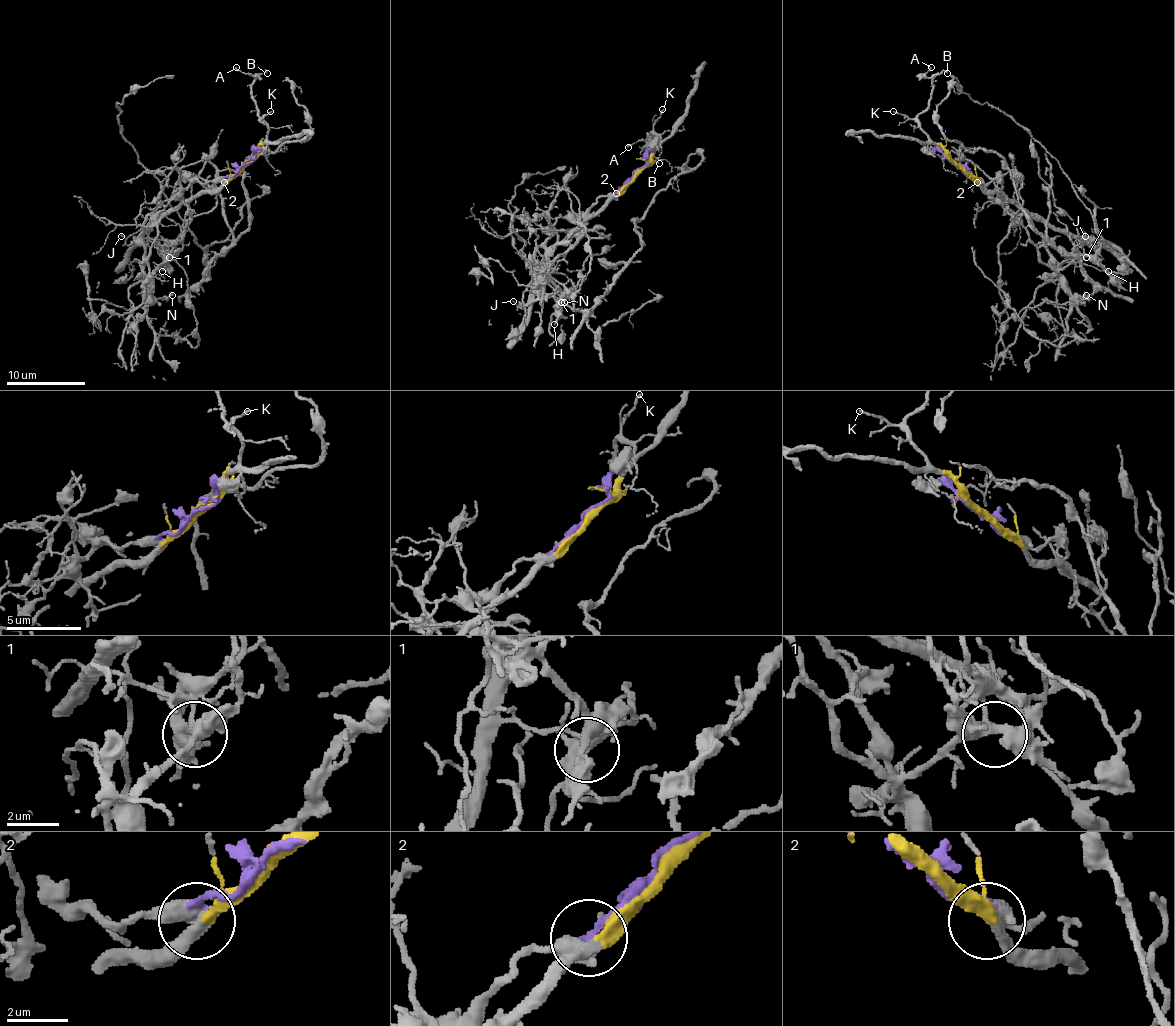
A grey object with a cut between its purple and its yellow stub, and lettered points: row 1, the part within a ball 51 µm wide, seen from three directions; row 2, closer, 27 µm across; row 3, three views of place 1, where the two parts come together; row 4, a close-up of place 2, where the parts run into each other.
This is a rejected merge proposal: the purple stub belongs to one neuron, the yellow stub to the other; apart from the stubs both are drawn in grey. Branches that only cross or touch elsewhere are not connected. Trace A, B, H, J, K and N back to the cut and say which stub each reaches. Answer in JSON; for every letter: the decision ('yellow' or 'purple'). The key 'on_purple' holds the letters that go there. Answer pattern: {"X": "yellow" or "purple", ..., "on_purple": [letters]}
{"A": "yellow", "B": "yellow", "H": "purple", "J": "yellow", "K": "yellow", "N": "purple", "on_purple": ["H", "N"]}

